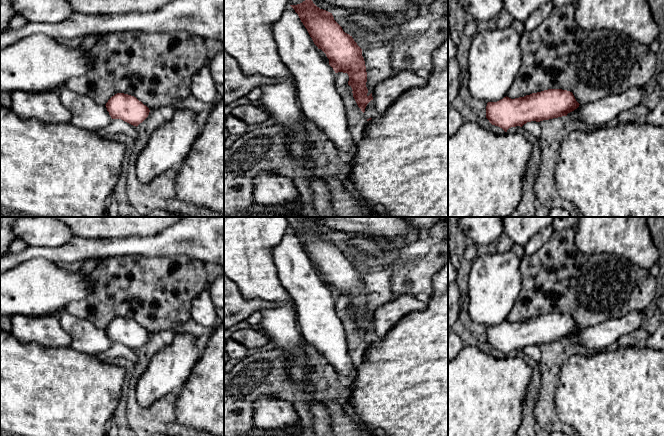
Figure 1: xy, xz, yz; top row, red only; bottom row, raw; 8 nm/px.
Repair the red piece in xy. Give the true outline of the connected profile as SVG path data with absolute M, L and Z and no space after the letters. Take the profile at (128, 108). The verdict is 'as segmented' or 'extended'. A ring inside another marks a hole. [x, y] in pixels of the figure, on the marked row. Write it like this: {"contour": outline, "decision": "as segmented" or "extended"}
{"contour": "M124 93L112 96L105 106L112 119L121 119L136 127L150 112L149 108L136 97Z", "decision": "as segmented"}

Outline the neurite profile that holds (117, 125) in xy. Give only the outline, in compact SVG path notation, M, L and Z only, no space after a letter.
M112 119L111 123L105 128L95 131L103 138L109 138L116 133L122 133L136 139L139 136L138 128L121 119Z

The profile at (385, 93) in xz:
M397 71L373 88L372 97L376 110L380 115L386 114L402 93L415 87L423 87L426 83L426 79L413 71Z

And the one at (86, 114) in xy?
M66 87L59 90L60 101L71 113L69 121L75 127L97 131L108 126L112 118L105 105L99 105L90 97L71 91Z

